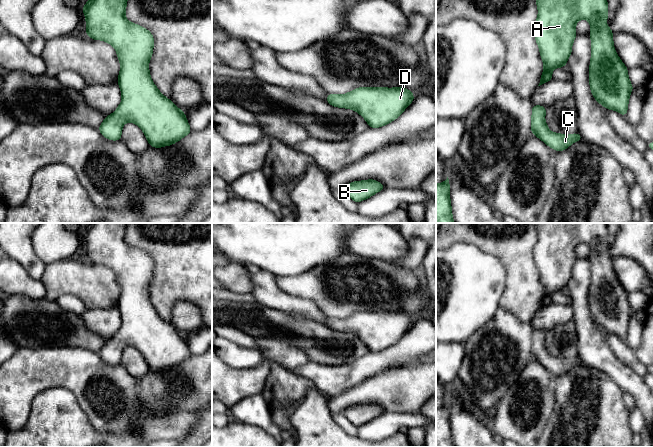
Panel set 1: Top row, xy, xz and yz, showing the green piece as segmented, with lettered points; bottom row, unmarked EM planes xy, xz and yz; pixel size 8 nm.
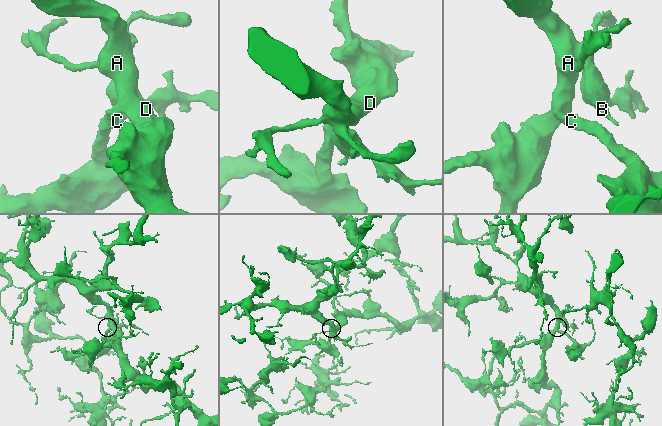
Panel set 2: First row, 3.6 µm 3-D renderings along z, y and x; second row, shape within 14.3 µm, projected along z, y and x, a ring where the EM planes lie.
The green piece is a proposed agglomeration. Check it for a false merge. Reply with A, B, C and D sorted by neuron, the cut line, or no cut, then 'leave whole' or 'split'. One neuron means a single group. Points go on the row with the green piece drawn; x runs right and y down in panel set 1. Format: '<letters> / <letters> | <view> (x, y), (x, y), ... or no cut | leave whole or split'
A B C D | no cut | leave whole

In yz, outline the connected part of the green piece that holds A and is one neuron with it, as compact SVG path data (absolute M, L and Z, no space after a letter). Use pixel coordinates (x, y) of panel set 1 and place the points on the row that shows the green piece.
M536 0L538 16L534 25L534 36L544 64L538 86L552 80L552 70L565 67L571 56L572 44L577 36L576 23L586 19L590 24L591 59L589 85L595 100L606 109L627 115L628 102L633 90L628 77L628 68L615 51L613 32L606 25L608 18L607 0Z

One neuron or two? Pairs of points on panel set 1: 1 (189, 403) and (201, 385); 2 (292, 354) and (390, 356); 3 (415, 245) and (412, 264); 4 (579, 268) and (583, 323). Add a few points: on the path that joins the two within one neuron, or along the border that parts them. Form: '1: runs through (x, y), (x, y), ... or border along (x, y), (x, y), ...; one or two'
1: runs through (189, 399), (197, 389); one
2: border along (309, 361), (291, 371); two
3: runs through (415, 250), (413, 259); one
4: runs through (580, 282), (581, 309); one

